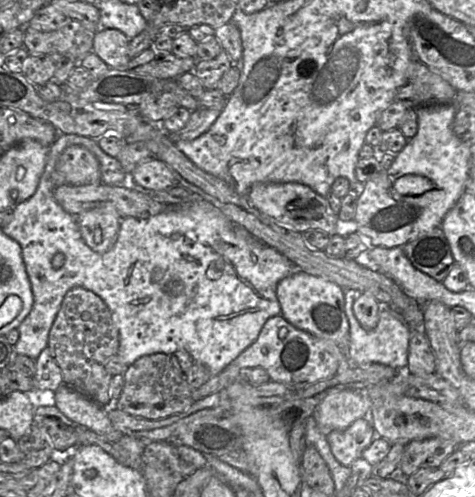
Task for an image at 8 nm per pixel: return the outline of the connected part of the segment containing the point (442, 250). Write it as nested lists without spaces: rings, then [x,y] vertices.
[[[441,226],[401,247],[415,268],[437,281],[442,282],[455,263],[451,245]]]

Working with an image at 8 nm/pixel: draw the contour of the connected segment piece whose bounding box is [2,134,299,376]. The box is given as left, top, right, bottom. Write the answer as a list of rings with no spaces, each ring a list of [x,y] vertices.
[[[59,134],[55,142],[49,147],[46,167],[40,178],[37,190],[32,197],[15,207],[13,219],[8,225],[2,228],[2,231],[7,236],[17,241],[21,246],[24,264],[34,297],[34,303],[30,313],[18,327],[20,337],[14,345],[14,352],[36,360],[42,350],[48,347],[49,333],[66,293],[74,287],[83,287],[98,295],[109,308],[113,322],[119,332],[117,356],[120,357],[121,363],[127,367],[142,356],[156,353],[174,354],[176,351],[186,351],[193,357],[196,363],[205,365],[212,376],[218,375],[257,340],[264,324],[269,318],[281,314],[281,306],[277,297],[278,282],[299,269],[276,249],[257,240],[245,228],[232,222],[219,209],[204,200],[192,201],[192,203],[171,208],[163,213],[147,218],[125,217],[121,220],[117,240],[113,247],[105,253],[94,252],[84,242],[76,217],[65,211],[55,200],[53,194],[55,186],[52,181],[52,175],[56,170],[57,161],[62,152],[71,145],[83,146],[95,155],[99,162],[102,183],[107,185],[124,185],[129,181],[130,175],[123,170],[120,162],[115,157],[111,157],[102,151],[95,139],[76,134]]]

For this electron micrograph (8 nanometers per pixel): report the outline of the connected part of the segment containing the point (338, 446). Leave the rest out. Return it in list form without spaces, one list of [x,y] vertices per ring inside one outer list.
[[[367,423],[353,433],[328,433],[328,439],[331,443],[334,456],[341,464],[347,467],[354,466],[354,462],[359,458],[363,458],[363,452],[372,442],[380,438],[382,437],[375,429],[373,423]]]

